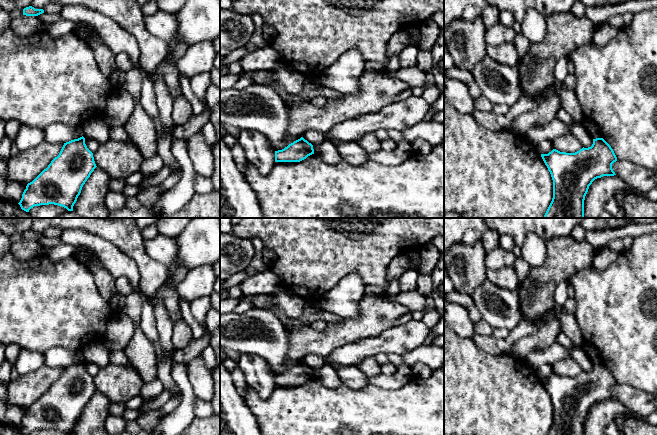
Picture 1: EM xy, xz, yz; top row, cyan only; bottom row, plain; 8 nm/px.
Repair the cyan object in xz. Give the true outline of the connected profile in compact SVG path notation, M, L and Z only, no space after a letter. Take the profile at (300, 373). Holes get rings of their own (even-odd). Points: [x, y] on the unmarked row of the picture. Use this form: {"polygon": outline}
{"polygon": "M301 361L284 373L275 375L275 386L300 386L312 378L313 369Z"}

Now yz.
{"polygon": "M593 363L591 371L582 372L575 377L560 376L553 373L548 378L541 378L553 404L553 422L547 435L584 435L584 424L592 406L603 400L616 399L612 393L612 388L617 385L617 381L611 370L603 363Z"}

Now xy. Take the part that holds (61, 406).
{"polygon": "M83 360L66 366L48 391L27 408L18 428L24 435L49 428L73 435L83 409L96 391Z"}

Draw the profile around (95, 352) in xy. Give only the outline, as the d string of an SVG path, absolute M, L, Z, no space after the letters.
M92 341L87 344L82 350L82 360L85 363L93 363L100 368L105 368L110 364L110 350L102 341Z

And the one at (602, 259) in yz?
M605 247L604 249L595 252L594 258L592 260L592 266L596 269L606 269L609 265L611 265L618 256L618 252Z

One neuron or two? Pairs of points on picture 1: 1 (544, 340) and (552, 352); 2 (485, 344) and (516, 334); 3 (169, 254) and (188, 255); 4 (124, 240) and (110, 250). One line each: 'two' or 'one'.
1: two
2: one
3: two
4: two

